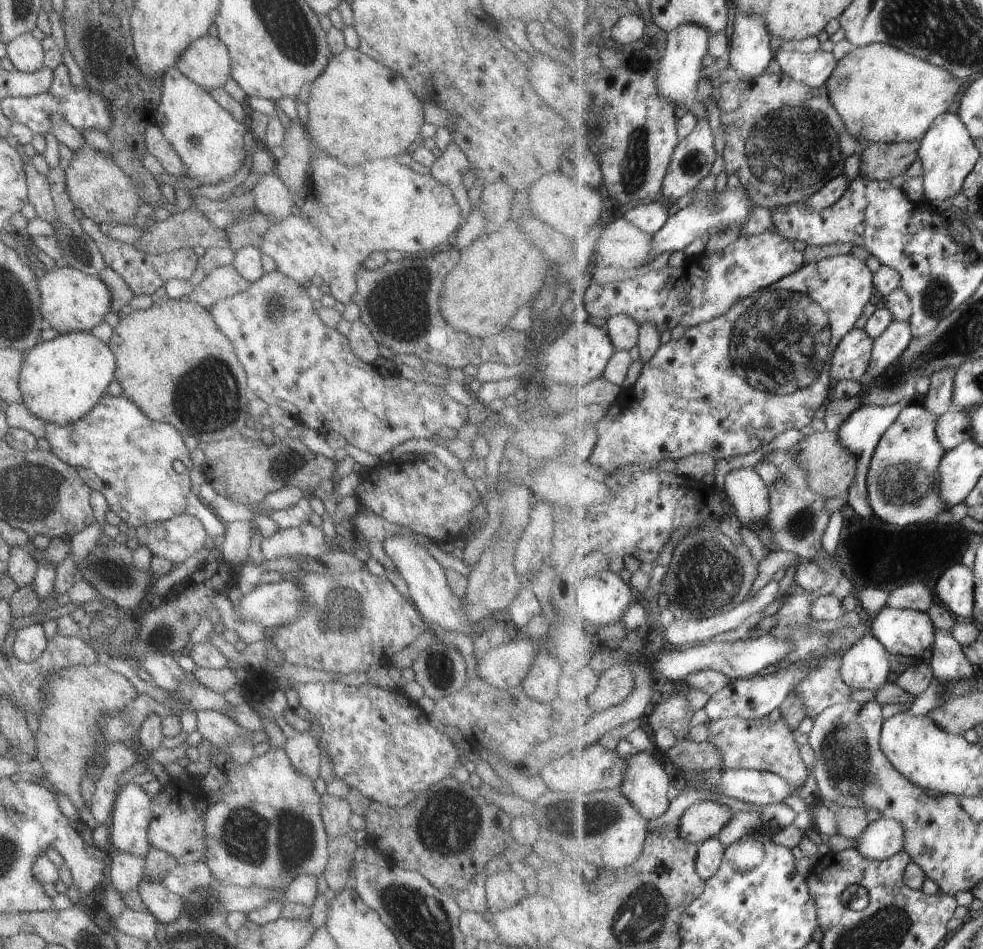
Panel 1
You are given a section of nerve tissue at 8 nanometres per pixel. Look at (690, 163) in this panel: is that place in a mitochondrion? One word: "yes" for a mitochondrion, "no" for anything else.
no

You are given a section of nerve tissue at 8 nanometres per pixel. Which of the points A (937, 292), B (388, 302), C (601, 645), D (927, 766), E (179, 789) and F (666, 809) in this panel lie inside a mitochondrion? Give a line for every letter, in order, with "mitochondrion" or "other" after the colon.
A: mitochondrion
B: mitochondrion
C: other
D: other
E: other
F: other

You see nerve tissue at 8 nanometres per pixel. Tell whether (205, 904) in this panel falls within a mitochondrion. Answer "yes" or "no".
yes

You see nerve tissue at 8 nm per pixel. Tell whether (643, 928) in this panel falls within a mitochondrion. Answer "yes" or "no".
yes

